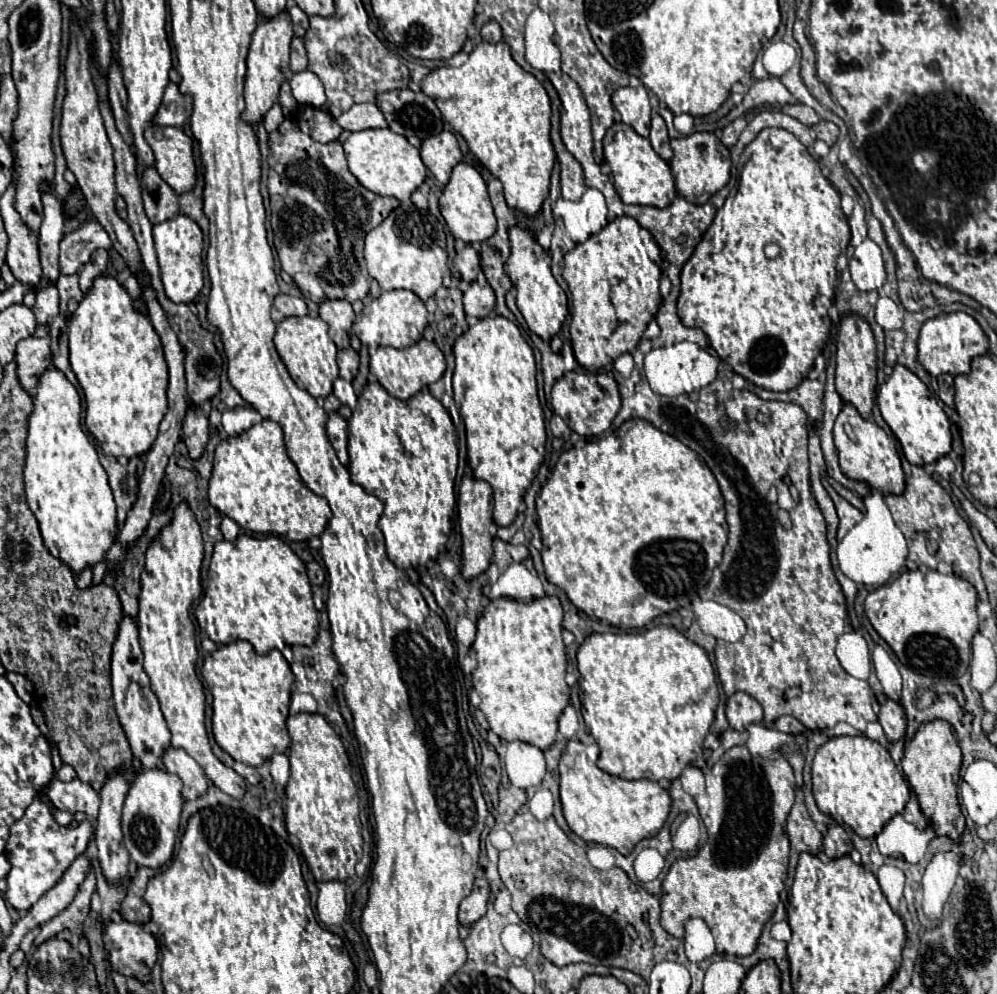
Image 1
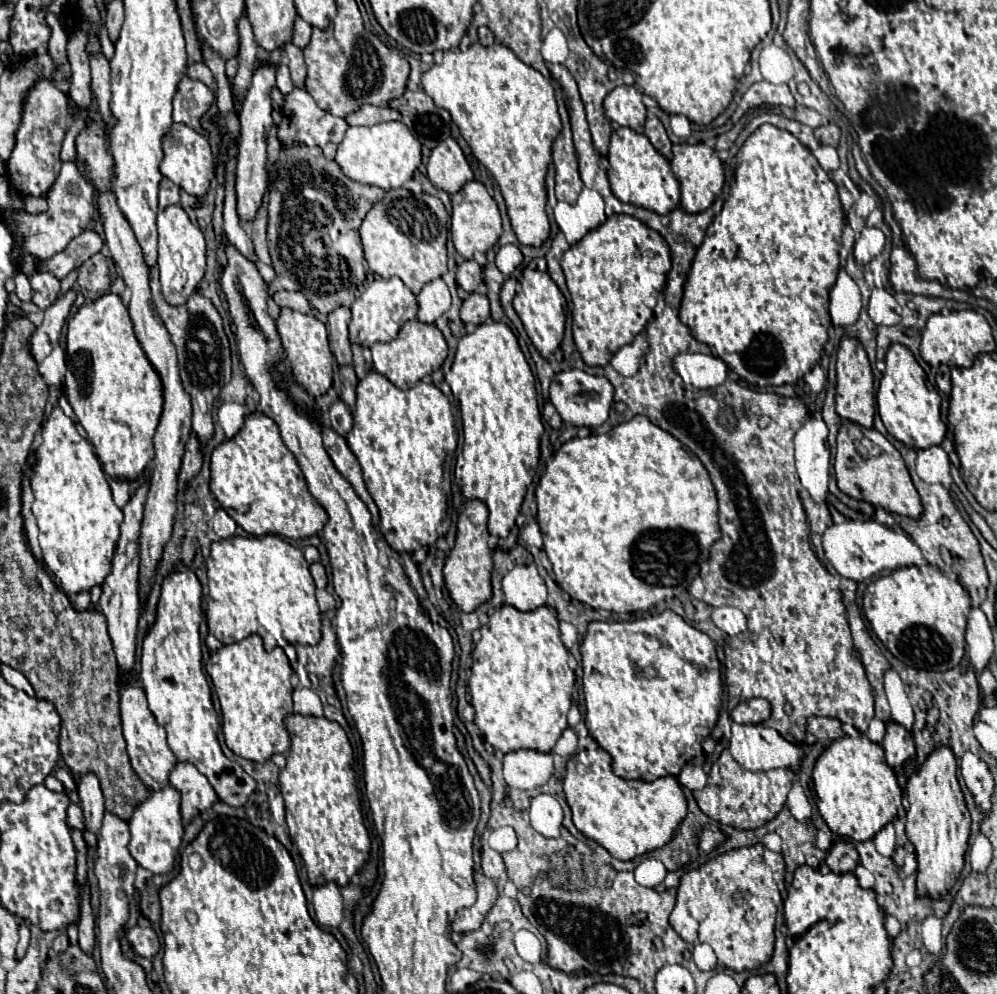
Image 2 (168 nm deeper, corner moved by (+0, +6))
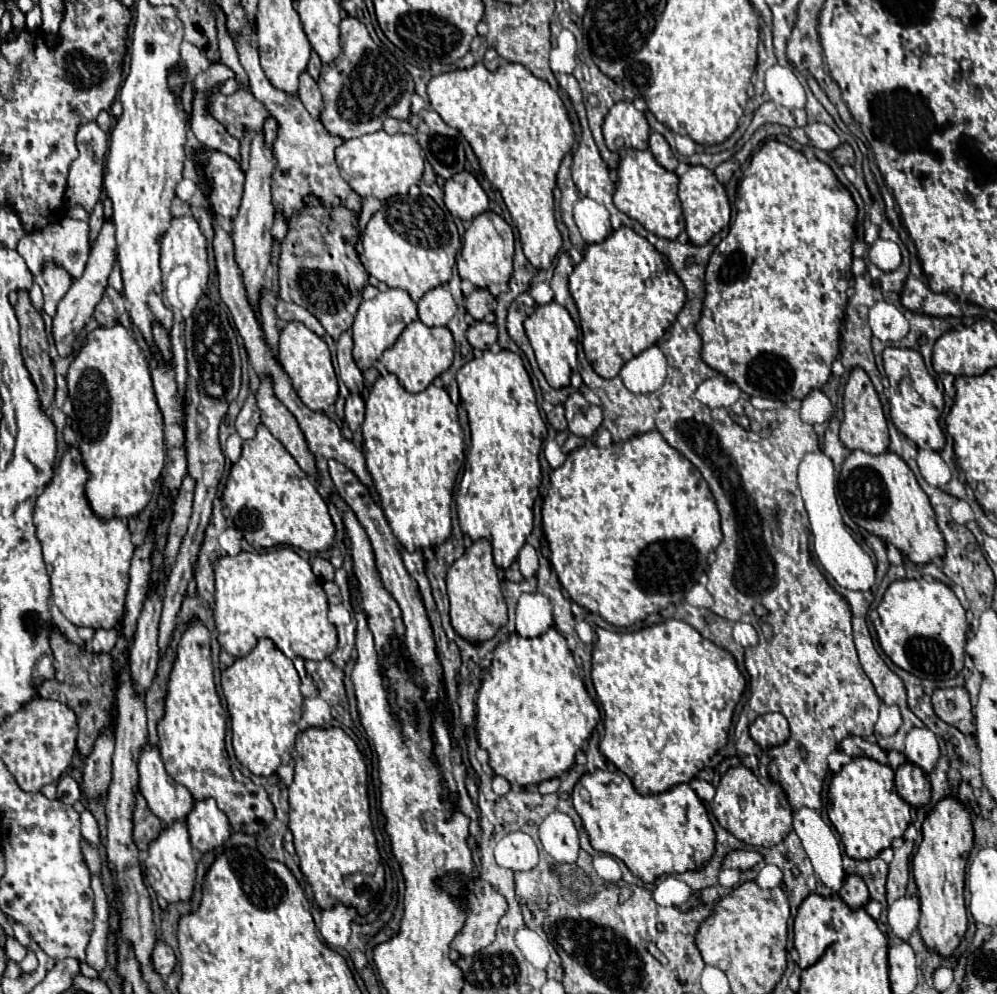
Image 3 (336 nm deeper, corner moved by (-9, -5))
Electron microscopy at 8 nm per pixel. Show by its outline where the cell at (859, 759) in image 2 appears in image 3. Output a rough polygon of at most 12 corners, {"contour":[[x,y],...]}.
{"contour":[[853,757],[833,775],[827,815],[851,859],[903,837],[909,803],[893,769]]}

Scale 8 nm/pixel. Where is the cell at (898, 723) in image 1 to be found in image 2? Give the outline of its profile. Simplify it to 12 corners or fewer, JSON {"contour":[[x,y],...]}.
{"contour":[[886,724],[882,748],[896,774],[916,758],[912,734]]}

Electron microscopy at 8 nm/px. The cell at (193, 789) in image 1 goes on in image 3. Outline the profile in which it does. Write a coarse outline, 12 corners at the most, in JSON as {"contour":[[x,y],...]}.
{"contour":[[213,799],[193,803],[187,827],[193,847],[215,849],[231,833]]}

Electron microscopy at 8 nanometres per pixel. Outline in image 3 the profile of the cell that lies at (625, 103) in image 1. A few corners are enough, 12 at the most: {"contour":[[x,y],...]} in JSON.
{"contour":[[631,101],[605,115],[603,137],[611,151],[649,147],[649,123]]}

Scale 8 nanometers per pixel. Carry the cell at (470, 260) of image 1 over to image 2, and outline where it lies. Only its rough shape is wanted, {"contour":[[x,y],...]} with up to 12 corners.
{"contour":[[466,260],[456,274],[458,286],[472,294],[482,282],[482,268]]}

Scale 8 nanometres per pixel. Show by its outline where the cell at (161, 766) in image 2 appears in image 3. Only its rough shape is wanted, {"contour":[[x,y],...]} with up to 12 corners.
{"contour":[[145,745],[139,791],[165,823],[185,819],[189,789],[169,779],[161,753]]}

